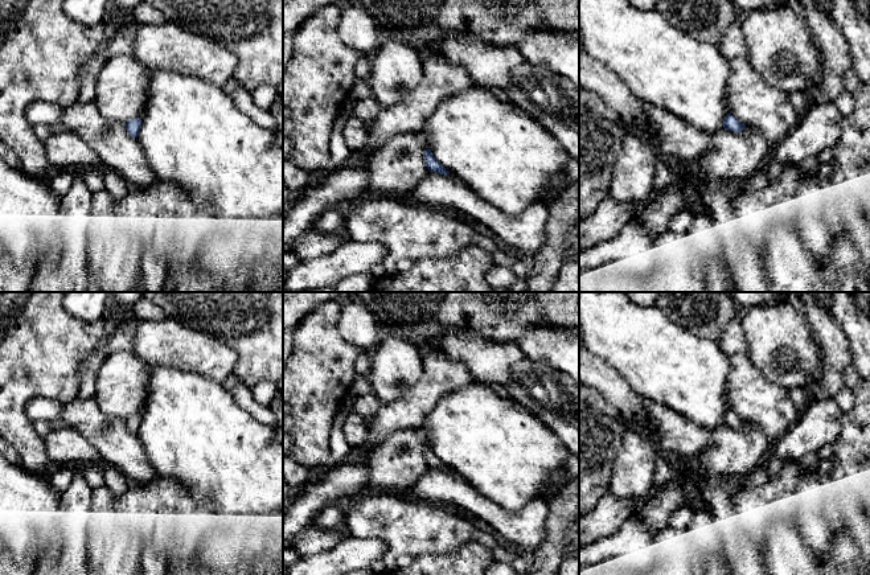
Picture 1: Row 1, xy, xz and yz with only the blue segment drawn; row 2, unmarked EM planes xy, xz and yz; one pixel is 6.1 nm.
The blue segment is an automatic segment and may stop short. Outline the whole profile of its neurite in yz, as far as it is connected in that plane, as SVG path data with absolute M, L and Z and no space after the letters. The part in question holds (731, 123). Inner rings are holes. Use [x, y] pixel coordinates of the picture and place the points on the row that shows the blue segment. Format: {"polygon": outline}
{"polygon": "M729 114L723 120L723 127L725 130L732 131L732 132L742 132L746 124L738 120L734 115Z"}

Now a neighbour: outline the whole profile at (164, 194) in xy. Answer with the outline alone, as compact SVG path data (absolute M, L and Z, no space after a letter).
M159 180L153 186L141 190L140 194L157 210L180 214L192 211L213 213L209 205L193 202L177 184L168 180Z

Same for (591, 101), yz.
M579 85L579 104L592 110L610 122L620 122L619 115L595 93Z

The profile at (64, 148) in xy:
M57 127L44 141L46 157L52 169L78 167L83 169L102 169L99 156L78 135Z

